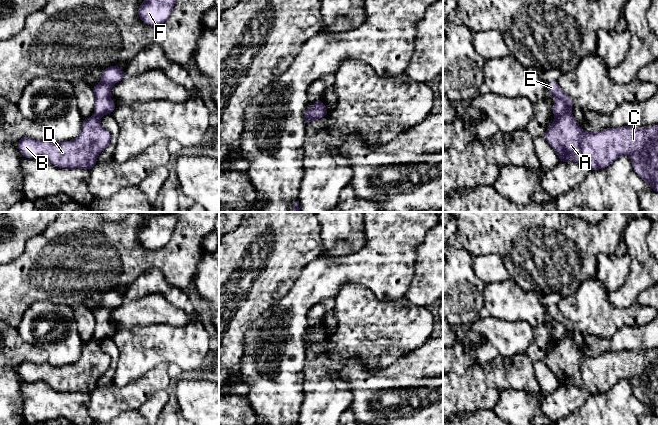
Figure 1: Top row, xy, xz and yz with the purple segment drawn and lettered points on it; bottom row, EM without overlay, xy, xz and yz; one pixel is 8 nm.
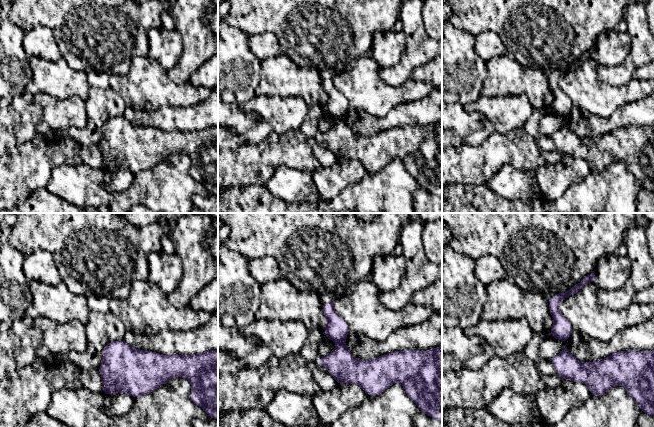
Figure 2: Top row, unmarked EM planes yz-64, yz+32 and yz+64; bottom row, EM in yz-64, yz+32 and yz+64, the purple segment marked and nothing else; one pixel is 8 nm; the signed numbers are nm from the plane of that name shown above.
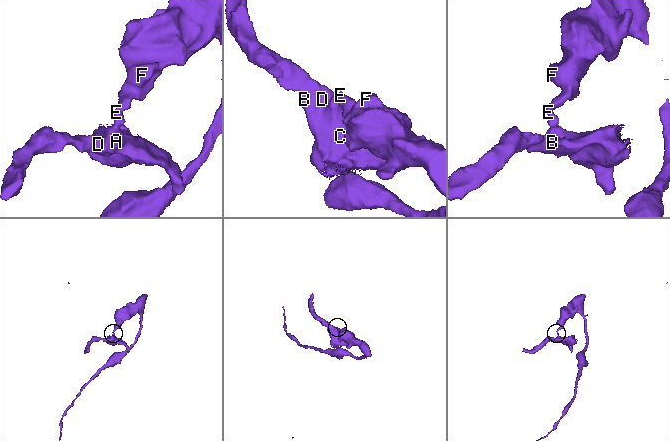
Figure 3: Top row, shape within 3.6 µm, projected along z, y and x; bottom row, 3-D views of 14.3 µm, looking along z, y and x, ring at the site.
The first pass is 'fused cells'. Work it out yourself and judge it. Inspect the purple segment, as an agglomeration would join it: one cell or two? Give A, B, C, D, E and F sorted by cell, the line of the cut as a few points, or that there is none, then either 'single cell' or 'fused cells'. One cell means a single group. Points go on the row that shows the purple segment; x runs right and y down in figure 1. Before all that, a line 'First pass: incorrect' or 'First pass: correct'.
First pass: correct
A B C D / E F | yz (570, 112), (555, 118) | fused cells

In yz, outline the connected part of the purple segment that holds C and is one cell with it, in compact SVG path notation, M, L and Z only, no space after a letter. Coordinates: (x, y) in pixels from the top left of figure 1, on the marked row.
M569 113L554 118L544 134L547 143L554 149L559 162L577 162L589 170L600 170L609 166L621 155L631 158L634 171L652 190L658 193L658 124L649 127L623 126L606 128L599 132L584 131Z

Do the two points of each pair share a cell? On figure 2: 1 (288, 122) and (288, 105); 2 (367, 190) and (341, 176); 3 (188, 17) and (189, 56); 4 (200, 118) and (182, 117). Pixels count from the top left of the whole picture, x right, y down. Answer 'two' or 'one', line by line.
1: one
2: two
3: one
4: one

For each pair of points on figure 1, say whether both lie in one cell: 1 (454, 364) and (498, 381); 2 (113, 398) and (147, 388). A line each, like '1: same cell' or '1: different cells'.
1: different cells
2: same cell

